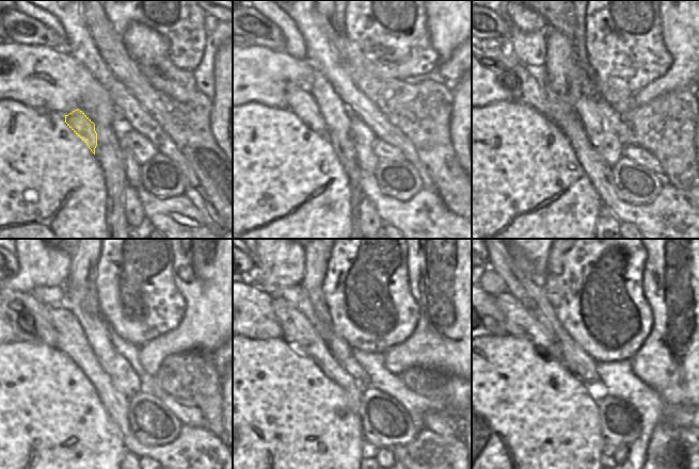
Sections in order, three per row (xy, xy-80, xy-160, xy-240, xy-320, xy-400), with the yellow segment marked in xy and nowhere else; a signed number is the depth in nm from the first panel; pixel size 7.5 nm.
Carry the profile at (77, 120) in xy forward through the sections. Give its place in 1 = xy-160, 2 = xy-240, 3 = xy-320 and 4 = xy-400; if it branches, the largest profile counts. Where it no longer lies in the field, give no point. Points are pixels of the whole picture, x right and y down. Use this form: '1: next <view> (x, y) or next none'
1: next xy-160 (524, 83)
2: next xy-240 (32, 323)
3: next xy-320 (254, 318)
4: next xy-400 (493, 321)

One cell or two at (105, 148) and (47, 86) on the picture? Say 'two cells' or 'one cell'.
two cells

